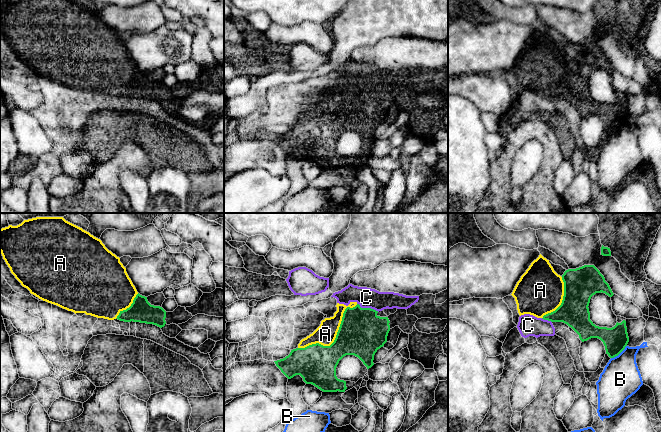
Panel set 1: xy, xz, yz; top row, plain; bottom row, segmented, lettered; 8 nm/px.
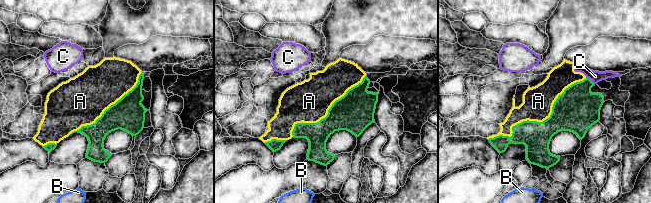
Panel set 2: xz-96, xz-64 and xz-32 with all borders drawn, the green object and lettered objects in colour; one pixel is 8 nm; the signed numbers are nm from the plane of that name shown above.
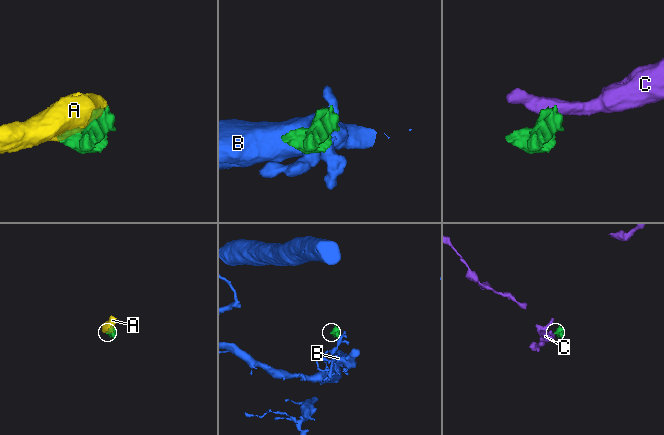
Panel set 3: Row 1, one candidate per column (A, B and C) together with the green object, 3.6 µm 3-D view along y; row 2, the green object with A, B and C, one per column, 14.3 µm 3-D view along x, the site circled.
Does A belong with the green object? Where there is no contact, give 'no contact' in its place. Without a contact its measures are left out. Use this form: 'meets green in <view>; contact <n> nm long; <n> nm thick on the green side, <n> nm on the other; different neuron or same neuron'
meets green in xz; contact 600 nm long; 360 nm thick on the green side, 170 nm on the other; same neuron

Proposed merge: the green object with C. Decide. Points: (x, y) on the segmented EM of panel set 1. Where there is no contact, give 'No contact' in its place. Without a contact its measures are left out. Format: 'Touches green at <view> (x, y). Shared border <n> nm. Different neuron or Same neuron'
Touches green at xz (368, 308). Shared border 190 nm. Different neuron

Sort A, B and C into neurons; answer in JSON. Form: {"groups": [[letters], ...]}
{"groups": [["A"], ["B"], ["C"]]}

